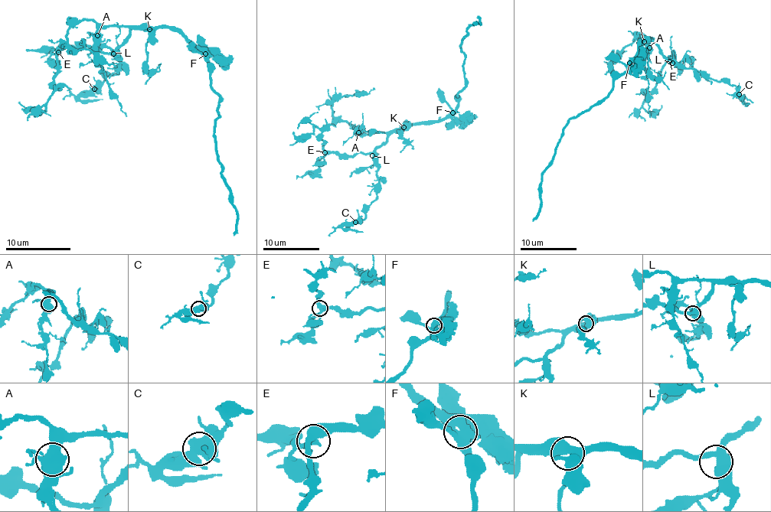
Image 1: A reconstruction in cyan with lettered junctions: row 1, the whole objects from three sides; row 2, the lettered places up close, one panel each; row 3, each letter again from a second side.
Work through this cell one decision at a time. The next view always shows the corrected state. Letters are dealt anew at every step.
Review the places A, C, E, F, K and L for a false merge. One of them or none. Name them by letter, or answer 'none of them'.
none of them

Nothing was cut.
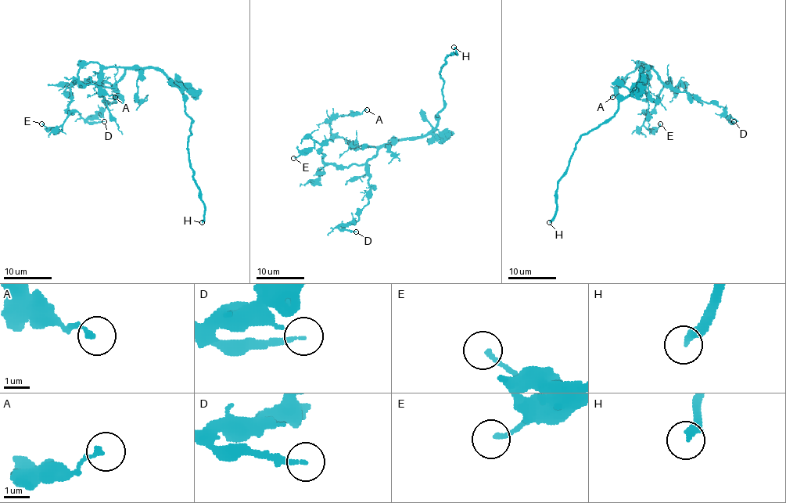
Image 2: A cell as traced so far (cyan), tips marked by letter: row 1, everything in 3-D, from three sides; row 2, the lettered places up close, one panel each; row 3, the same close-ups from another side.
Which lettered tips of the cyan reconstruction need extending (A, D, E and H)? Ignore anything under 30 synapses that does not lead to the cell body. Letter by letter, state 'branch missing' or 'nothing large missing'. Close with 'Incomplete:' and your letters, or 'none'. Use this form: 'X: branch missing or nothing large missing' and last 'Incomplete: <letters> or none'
A: nothing large missing
D: nothing large missing
E: nothing large missing
H: branch missing
Incomplete: H

